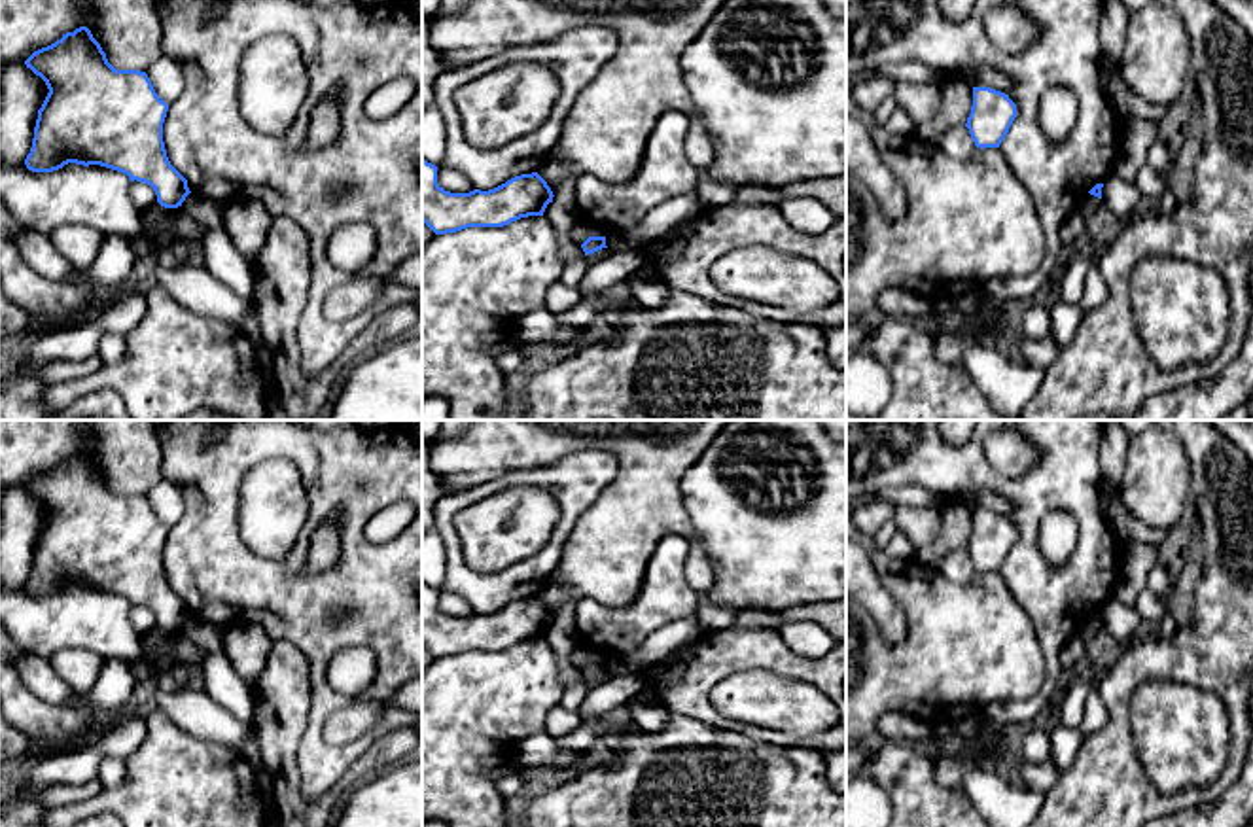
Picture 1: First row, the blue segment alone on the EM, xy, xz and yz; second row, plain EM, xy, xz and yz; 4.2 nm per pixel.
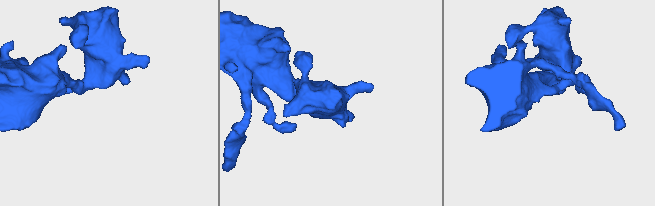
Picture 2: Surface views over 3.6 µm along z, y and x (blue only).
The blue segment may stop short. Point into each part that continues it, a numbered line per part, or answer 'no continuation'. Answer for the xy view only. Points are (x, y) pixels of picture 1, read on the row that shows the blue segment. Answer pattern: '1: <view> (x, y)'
no continuation

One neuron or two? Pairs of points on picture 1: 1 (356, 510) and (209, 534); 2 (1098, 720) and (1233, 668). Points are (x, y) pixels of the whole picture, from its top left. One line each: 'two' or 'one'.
1: one
2: two

